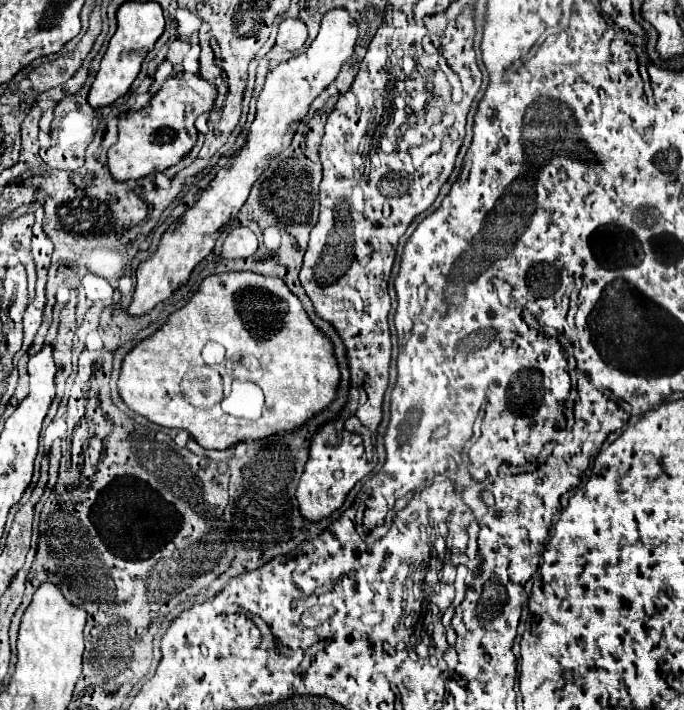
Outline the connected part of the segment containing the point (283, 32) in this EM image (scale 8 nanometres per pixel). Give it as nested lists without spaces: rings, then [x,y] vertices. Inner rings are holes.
[[[284,19],[278,29],[276,45],[290,51],[290,53],[296,53],[306,43],[306,37],[308,37],[306,25],[300,19]]]

